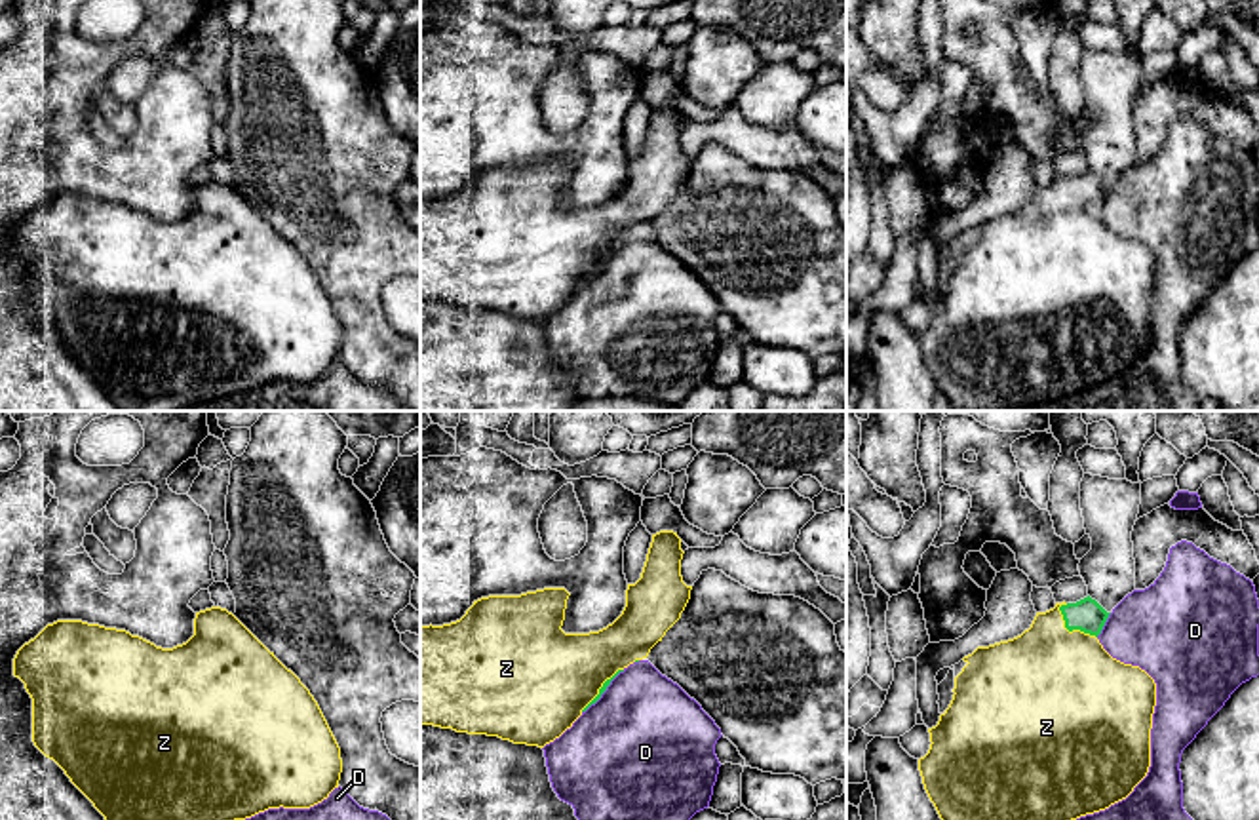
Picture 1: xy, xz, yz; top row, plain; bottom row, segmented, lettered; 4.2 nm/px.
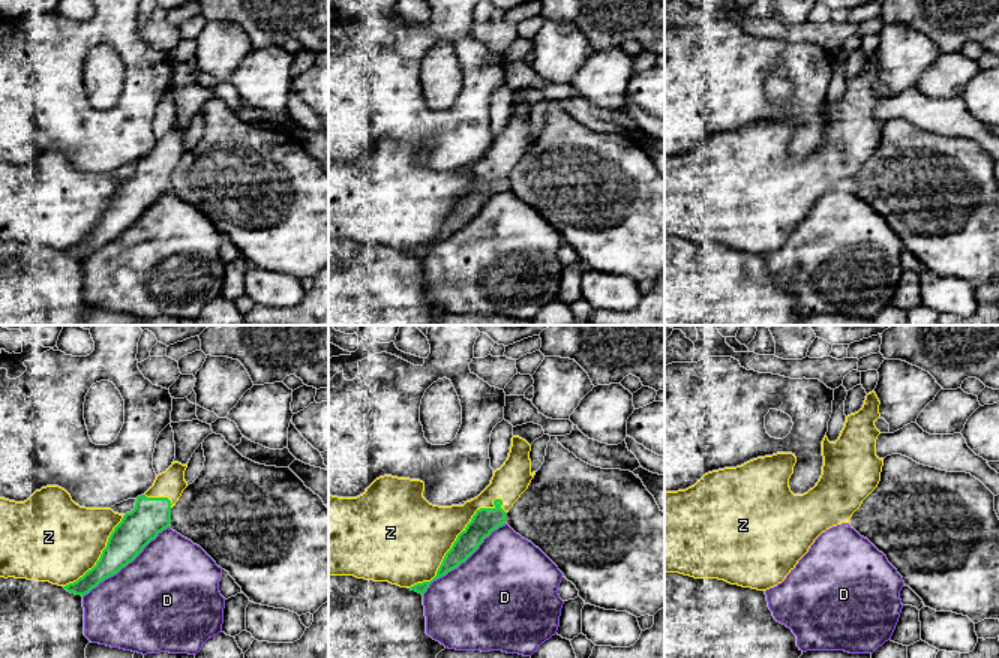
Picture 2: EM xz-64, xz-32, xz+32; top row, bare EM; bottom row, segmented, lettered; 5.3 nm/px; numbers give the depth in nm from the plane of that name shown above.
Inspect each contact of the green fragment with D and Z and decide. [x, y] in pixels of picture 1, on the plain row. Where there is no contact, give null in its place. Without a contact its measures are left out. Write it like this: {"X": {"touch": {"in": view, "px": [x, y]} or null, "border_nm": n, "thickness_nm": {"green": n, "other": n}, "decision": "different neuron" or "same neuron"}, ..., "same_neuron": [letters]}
{"D": {"touch": {"in": "yz", "px": [1104, 198]}, "border_nm": 120, "thickness_nm": {"green": 140, "other": 380}, "decision": "different neuron"}, "Z": {"touch": {"in": "yz", "px": [1071, 204]}, "border_nm": 220, "thickness_nm": {"green": 140, "other": 500}, "decision": "same neuron"}, "same_neuron": ["Z"]}

